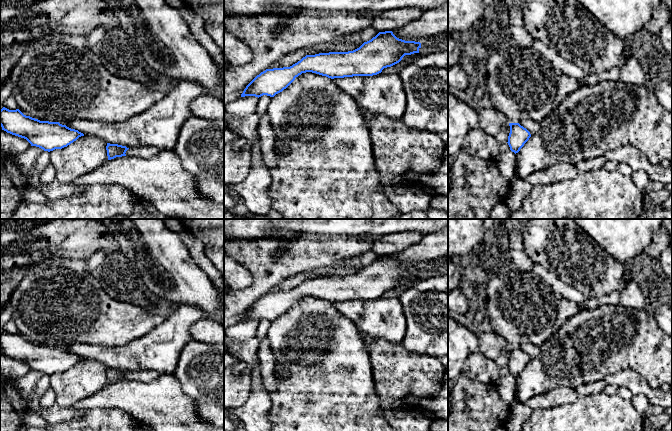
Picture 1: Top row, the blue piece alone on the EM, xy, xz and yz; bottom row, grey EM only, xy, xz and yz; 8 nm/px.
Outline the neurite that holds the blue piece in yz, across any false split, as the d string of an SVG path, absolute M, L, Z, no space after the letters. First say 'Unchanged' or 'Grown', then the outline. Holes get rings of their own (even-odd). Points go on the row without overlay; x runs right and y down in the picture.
Unchanged. M509 347L510 357L508 360L508 369L515 378L520 375L524 368L531 361L530 356L519 347Z

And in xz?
Unchanged. M392 255L379 256L353 275L306 279L290 291L266 293L246 310L241 321L274 321L306 296L331 303L377 299L405 279L419 277L420 272L420 266L399 263Z

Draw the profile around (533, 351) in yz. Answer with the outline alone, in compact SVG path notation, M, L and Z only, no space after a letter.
M524 343L520 345L519 348L526 352L531 359L536 358L541 354L541 346L532 343Z

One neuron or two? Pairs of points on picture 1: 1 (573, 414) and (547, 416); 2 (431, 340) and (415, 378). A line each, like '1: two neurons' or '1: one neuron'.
1: one neuron
2: two neurons

